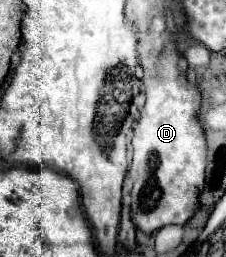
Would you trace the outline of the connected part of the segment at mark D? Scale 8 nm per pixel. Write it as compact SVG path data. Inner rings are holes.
M169 29L163 31L163 49L159 51L159 55L157 55L155 59L153 59L153 57L141 57L141 67L143 67L143 73L145 73L145 75L143 75L143 93L145 93L147 101L145 101L143 111L141 111L141 119L139 119L137 127L135 127L135 137L133 137L133 165L135 165L135 169L137 169L137 179L135 179L133 189L131 189L131 217L133 217L135 225L137 225L141 231L145 231L145 233L153 233L153 231L157 231L157 229L161 229L161 227L165 227L165 225L171 225L171 223L173 223L173 225L185 225L185 223L197 213L197 209L199 209L199 191L205 187L207 139L205 139L203 127L201 127L201 123L199 123L201 89L199 89L197 83L191 83L185 73L181 73L181 69L179 69L179 59L181 59L181 55L179 55L179 51L177 51L177 47L175 47L175 41L173 41Z

